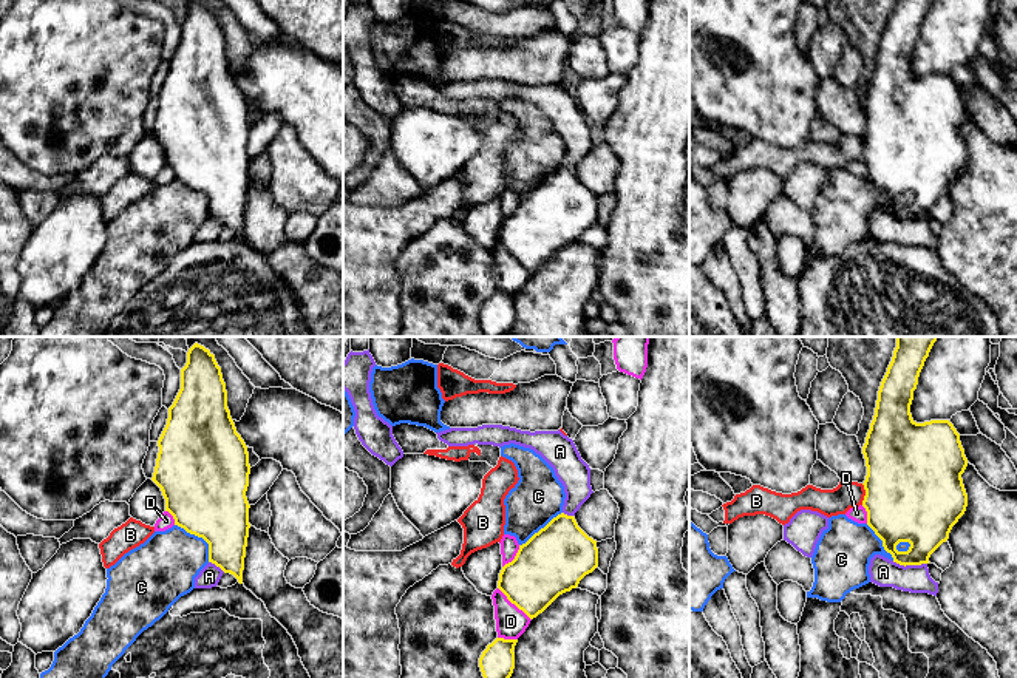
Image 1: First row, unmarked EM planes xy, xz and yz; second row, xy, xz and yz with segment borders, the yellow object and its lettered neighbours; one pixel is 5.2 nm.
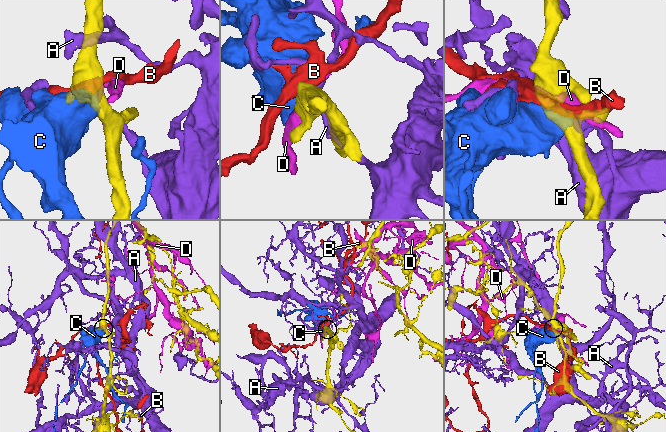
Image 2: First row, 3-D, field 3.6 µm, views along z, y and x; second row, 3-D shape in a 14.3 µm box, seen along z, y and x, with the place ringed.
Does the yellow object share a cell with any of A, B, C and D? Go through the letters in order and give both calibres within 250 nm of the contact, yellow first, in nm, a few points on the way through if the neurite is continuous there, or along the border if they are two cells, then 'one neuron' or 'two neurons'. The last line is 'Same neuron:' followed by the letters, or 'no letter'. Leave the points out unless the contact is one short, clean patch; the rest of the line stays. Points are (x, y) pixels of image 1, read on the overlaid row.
A: 300 nm thick on the yellow side, 150 nm on the other; two neurons
B: 500 nm thick on the yellow side, 140 nm on the other; border along yz (861, 484), (864, 490), (863, 504); two neurons
C: 440 nm thick on the yellow side, 340 nm on the other; two neurons
D: 320 nm thick on the yellow side, 160 nm on the other; two neurons
Same neuron: no letter

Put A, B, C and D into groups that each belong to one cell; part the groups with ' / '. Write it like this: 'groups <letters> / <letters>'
groups A / B / C / D

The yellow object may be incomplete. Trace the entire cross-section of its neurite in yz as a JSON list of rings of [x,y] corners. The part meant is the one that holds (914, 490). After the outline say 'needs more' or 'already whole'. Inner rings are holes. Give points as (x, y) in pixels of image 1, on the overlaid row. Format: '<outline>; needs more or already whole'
[[[896,337],[896,347],[881,381],[875,415],[862,446],[867,466],[867,476],[862,483],[866,490],[862,507],[867,511],[867,525],[883,541],[883,547],[892,554],[893,562],[904,567],[929,564],[930,554],[949,539],[952,527],[968,507],[968,494],[961,479],[968,459],[960,434],[949,420],[917,423],[910,414],[920,372],[935,341],[937,337]]]; already whole

